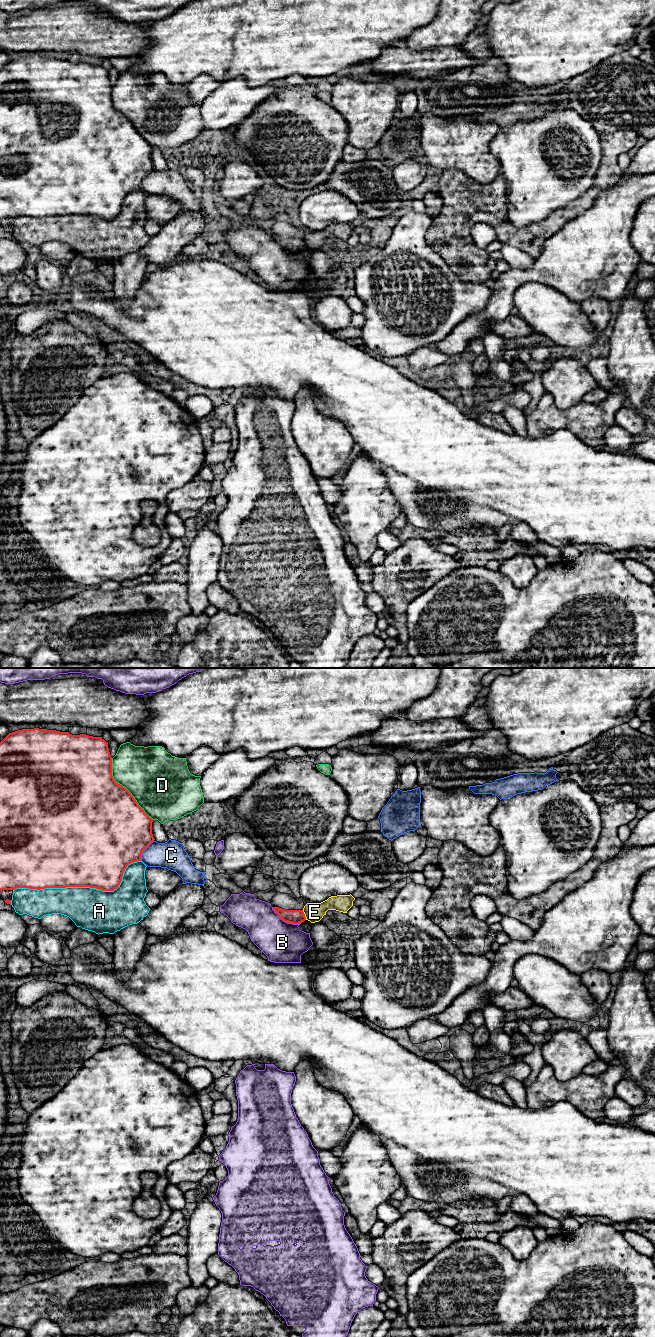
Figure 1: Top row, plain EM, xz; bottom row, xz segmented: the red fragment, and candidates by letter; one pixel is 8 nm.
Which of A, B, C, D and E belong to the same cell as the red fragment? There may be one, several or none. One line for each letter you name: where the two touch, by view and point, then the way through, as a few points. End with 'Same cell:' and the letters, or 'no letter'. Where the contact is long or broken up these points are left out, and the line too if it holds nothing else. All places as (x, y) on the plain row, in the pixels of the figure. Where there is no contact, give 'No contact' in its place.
Same cell: no letter

